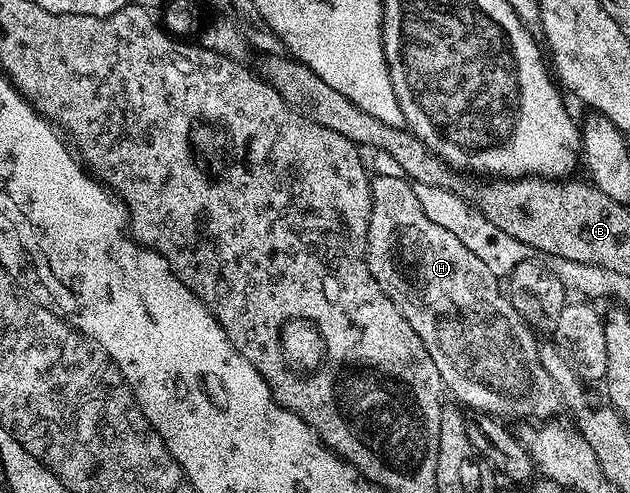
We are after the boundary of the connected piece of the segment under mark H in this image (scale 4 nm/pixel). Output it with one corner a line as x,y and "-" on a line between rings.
372,175
370,182
367,265
373,278
377,278
377,286
385,290
389,302
401,310
405,322
409,322
417,338
425,342
425,350
429,350
429,358
433,358
437,365
446,391
450,395
452,392
456,396
452,397
468,409
471,407
471,410
502,414
504,417
519,416
529,411
539,396
540,414
544,418
550,417
550,412
557,407
557,397
539,364
540,341
535,341
536,333
505,295
501,280
452,231
429,220
408,179

